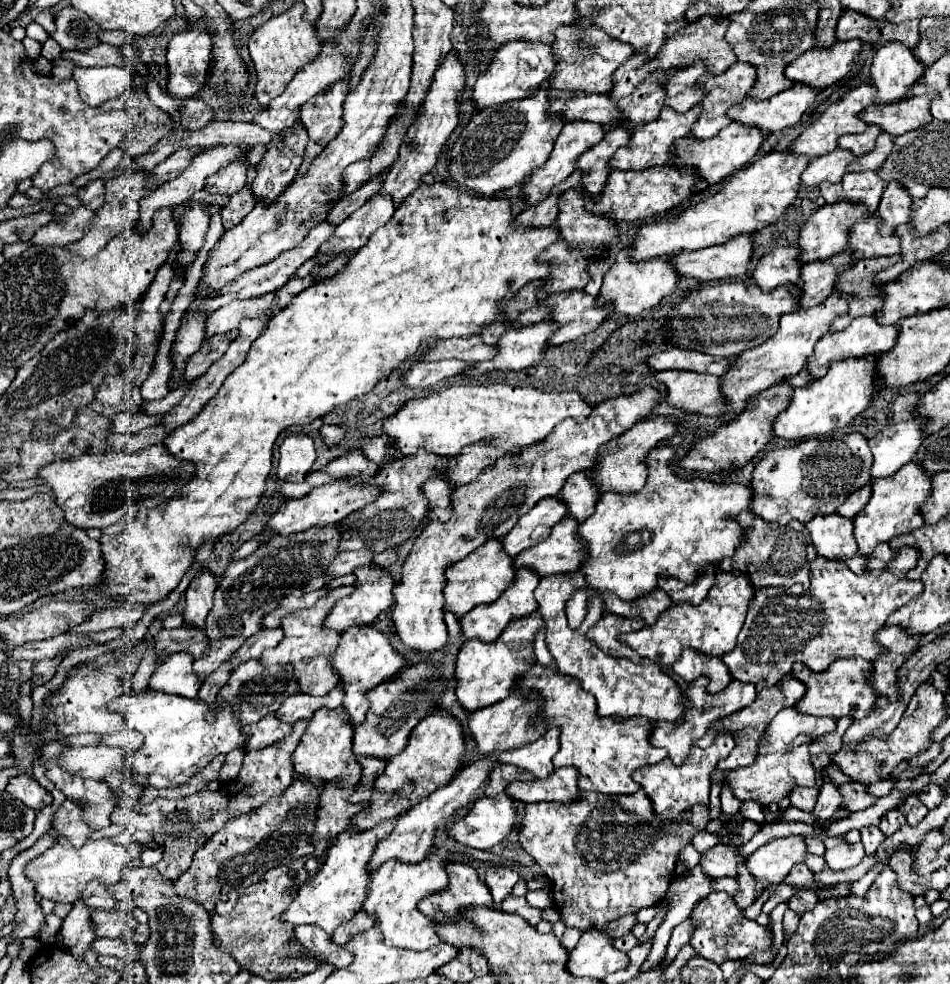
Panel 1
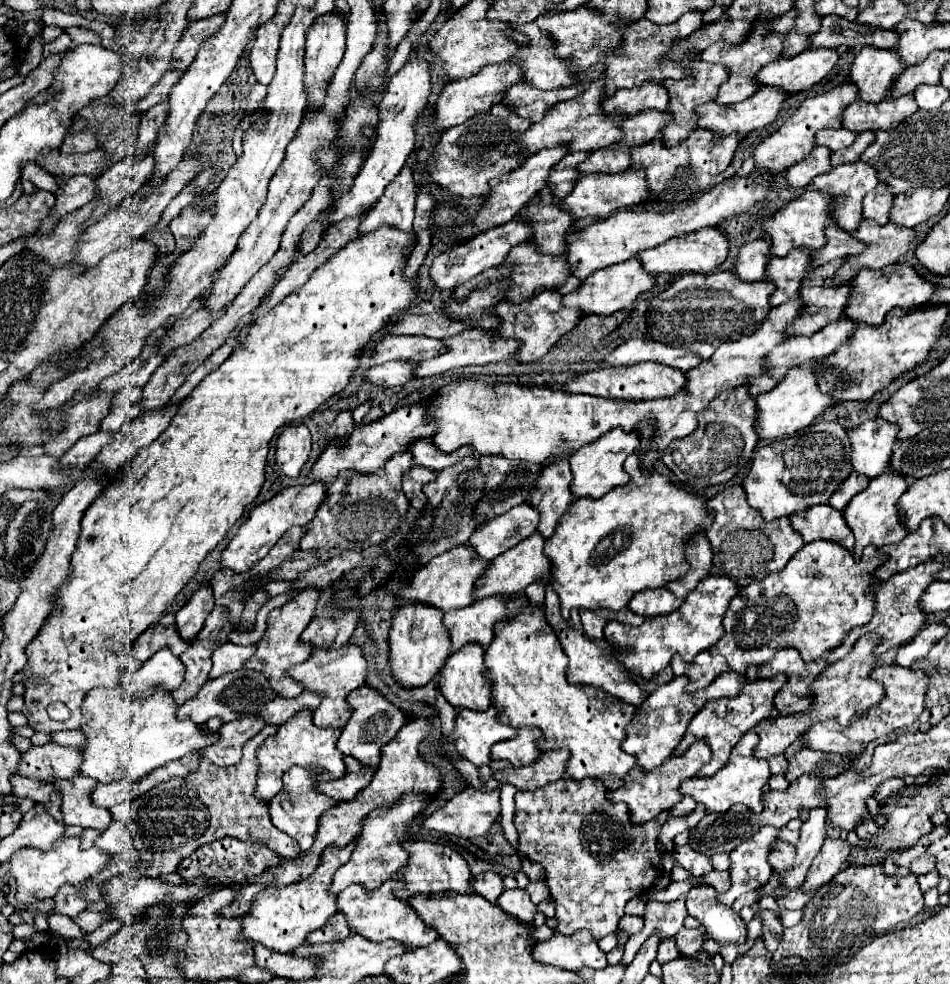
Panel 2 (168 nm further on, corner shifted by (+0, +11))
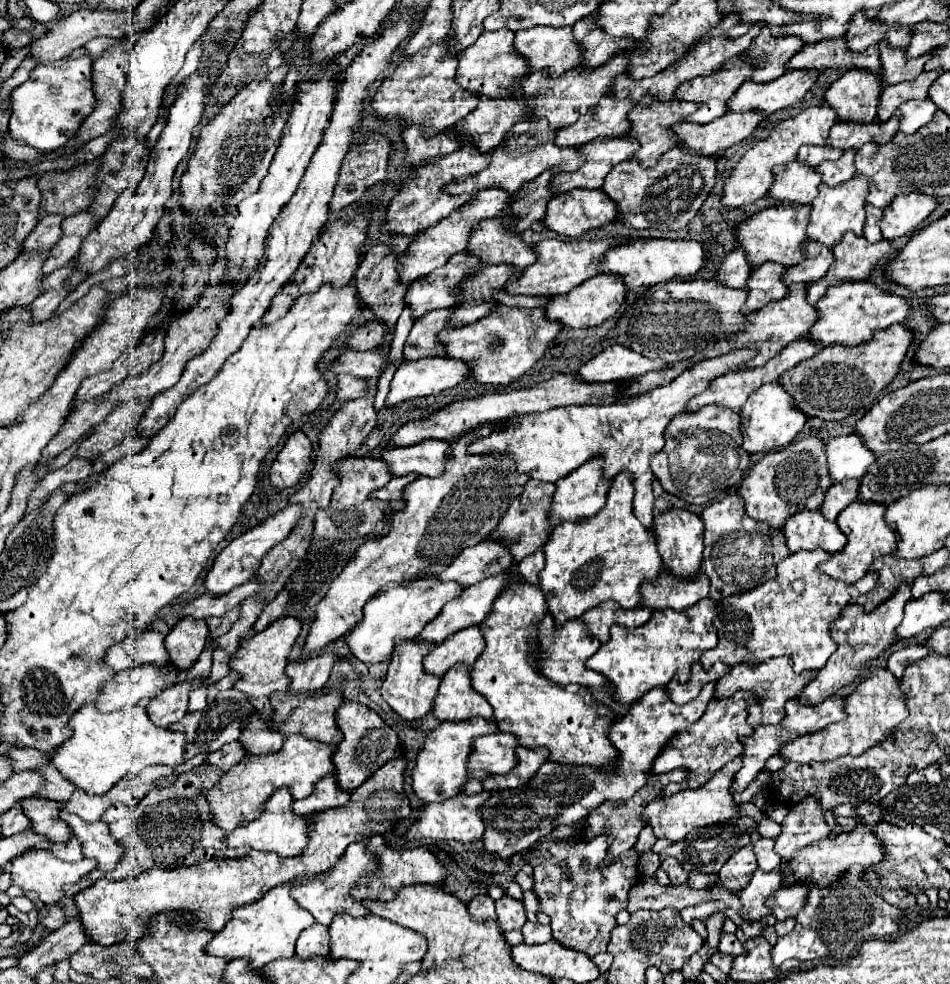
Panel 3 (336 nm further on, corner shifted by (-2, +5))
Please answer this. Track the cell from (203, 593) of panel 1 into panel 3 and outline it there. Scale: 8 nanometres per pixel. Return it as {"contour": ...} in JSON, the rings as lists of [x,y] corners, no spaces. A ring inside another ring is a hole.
{"contour":[[[182,618],[164,640],[170,666],[176,670],[188,670],[204,650],[206,638],[208,628],[204,620],[192,622],[190,618]]]}

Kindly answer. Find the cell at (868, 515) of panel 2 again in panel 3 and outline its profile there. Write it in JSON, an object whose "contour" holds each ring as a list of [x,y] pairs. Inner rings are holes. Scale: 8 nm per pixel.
{"contour":[[[852,502],[850,506],[846,506],[842,510],[842,514],[836,518],[836,524],[846,534],[848,542],[840,552],[832,554],[832,558],[828,562],[820,564],[820,570],[836,580],[852,584],[866,574],[868,566],[878,556],[894,554],[896,534],[892,534],[892,530],[888,530],[888,524],[884,522],[884,510],[886,510],[886,506],[860,506],[860,502]]]}

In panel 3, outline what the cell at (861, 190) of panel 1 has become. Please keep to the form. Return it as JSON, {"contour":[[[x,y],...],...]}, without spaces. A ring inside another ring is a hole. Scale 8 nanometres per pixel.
{"contour":[[[852,178],[850,182],[844,182],[844,186],[828,188],[822,184],[818,190],[820,192],[818,192],[816,200],[812,202],[812,216],[810,216],[806,236],[828,248],[836,246],[836,242],[840,242],[840,238],[846,230],[852,230],[856,236],[862,236],[864,218],[866,218],[864,204],[866,204],[866,196],[868,196],[868,182],[864,182],[864,178]]]}

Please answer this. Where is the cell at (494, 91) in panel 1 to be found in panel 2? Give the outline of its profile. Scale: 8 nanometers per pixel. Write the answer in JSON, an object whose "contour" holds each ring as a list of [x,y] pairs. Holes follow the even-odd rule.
{"contour":[[[506,60],[506,62],[498,62],[498,64],[486,64],[478,74],[464,78],[464,80],[456,80],[446,84],[444,92],[440,94],[440,98],[436,100],[436,122],[434,128],[436,130],[448,130],[452,126],[458,126],[462,122],[466,122],[470,116],[474,116],[476,112],[486,112],[490,110],[494,104],[498,104],[504,96],[504,92],[514,86],[516,82],[522,80],[522,68],[518,62]]]}

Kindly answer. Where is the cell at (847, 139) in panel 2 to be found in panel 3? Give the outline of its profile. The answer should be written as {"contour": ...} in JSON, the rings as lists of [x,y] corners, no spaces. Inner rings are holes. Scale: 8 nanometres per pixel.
{"contour":[[[802,146],[798,150],[796,160],[802,162],[802,164],[806,164],[806,166],[816,168],[824,160],[836,160],[836,158],[840,158],[840,154],[842,154],[842,150],[832,150],[828,146]]]}

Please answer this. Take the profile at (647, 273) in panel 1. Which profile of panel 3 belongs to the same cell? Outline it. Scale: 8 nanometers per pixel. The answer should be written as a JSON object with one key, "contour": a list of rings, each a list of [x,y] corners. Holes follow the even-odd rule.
{"contour":[[[598,274],[566,294],[552,296],[550,302],[546,304],[544,312],[546,312],[548,320],[556,320],[562,326],[590,328],[590,326],[598,326],[598,324],[606,322],[608,318],[612,318],[616,314],[616,310],[620,308],[620,304],[624,302],[624,296],[626,296],[626,286],[624,286],[624,282],[620,282],[620,278],[612,278],[608,274]]]}

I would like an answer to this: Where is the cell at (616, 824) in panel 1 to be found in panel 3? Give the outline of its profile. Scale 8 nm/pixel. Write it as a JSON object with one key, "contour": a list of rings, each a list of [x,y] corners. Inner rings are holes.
{"contour":[[[576,822],[572,826],[556,828],[554,834],[548,834],[548,838],[540,840],[532,850],[528,850],[526,860],[534,868],[534,888],[532,888],[532,892],[538,898],[540,912],[544,912],[550,918],[552,938],[566,948],[584,952],[588,956],[596,956],[600,952],[606,952],[610,932],[616,926],[614,918],[628,904],[628,890],[640,878],[638,868],[636,868],[638,866],[638,852],[634,852],[634,848],[630,848],[626,854],[622,854],[622,858],[614,860],[612,864],[598,866],[600,862],[604,862],[604,850],[608,850],[608,838],[594,838],[592,842],[576,842],[576,846],[564,846],[564,842],[556,842],[556,840],[564,838],[564,834],[572,834],[572,830],[576,826],[580,826],[580,822]]]}

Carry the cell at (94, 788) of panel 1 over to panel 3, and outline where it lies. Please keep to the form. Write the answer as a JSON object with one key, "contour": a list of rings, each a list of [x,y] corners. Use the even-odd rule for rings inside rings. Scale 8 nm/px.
{"contour":[[[60,812],[60,816],[82,842],[82,854],[98,862],[98,870],[108,872],[116,868],[118,860],[122,858],[122,846],[110,836],[110,830],[104,826],[104,822],[84,822],[82,818],[64,812]]]}

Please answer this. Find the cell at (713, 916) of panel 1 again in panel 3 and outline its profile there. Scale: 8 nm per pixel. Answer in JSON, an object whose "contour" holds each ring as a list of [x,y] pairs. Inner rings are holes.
{"contour":[[[722,934],[720,944],[718,944],[718,952],[730,954],[730,956],[740,956],[744,952],[744,946],[740,944],[740,940],[734,934]]]}

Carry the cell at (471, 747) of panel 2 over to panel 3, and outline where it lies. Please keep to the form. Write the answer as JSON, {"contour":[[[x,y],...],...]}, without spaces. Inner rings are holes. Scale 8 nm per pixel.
{"contour":[[[470,718],[468,722],[442,722],[438,728],[426,734],[422,750],[416,756],[416,766],[412,768],[412,790],[422,802],[442,802],[452,796],[456,796],[466,782],[468,776],[468,754],[472,738],[482,734],[496,732],[496,724],[482,720],[482,718]]]}

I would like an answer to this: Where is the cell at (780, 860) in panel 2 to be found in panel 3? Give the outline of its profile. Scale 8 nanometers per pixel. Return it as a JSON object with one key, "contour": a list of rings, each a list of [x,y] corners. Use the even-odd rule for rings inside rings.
{"contour":[[[760,838],[756,844],[754,844],[754,854],[758,858],[758,868],[764,870],[764,872],[770,872],[774,868],[780,866],[782,858],[774,852],[774,840],[766,840],[766,838]]]}

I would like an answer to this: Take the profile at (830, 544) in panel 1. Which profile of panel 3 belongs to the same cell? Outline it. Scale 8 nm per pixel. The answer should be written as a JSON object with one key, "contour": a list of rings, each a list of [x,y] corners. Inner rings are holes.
{"contour":[[[800,510],[800,514],[788,518],[788,522],[782,528],[782,534],[792,554],[798,550],[816,550],[816,548],[834,554],[840,552],[846,544],[846,538],[836,526],[836,522],[828,522],[820,512],[810,510]]]}

